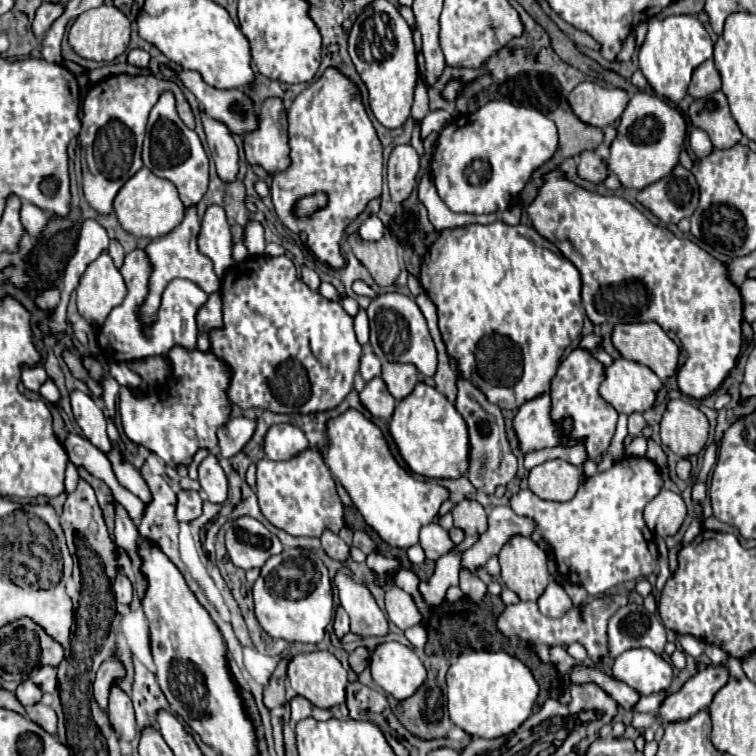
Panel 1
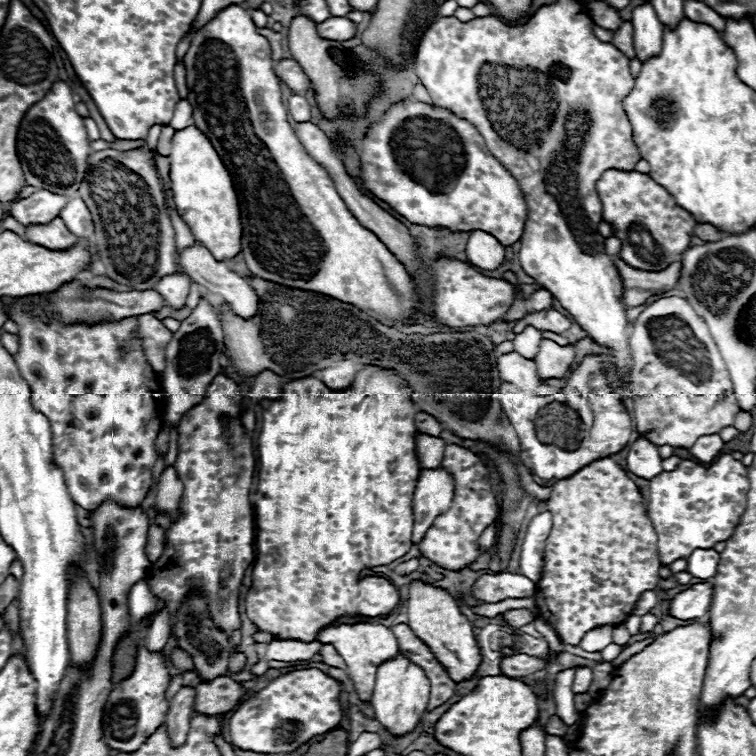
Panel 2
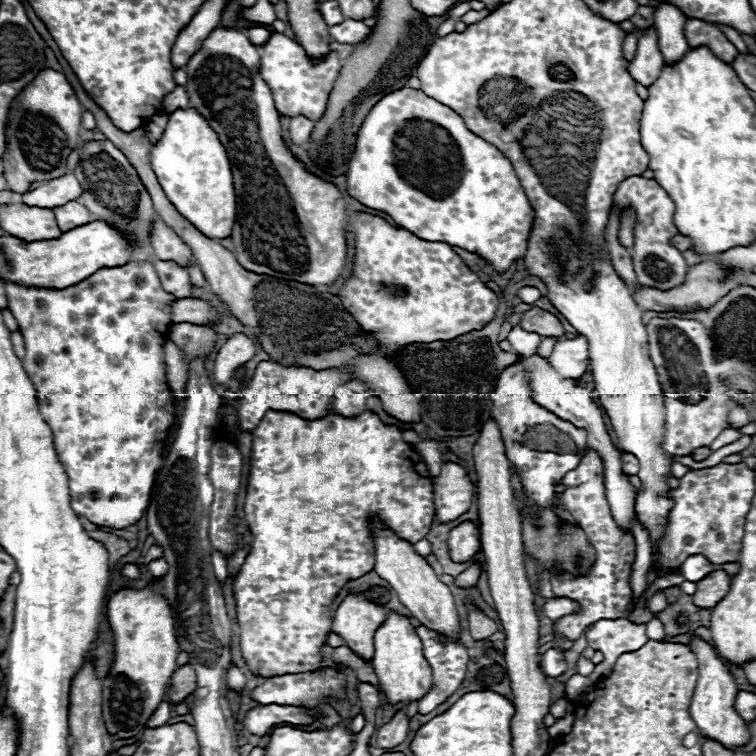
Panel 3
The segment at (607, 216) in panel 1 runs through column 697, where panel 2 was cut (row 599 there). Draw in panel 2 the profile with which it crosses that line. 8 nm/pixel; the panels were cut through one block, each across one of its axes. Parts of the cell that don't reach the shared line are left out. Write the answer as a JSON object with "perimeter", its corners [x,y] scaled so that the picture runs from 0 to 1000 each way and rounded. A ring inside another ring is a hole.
{"perimeter":[[[481,484],[468,505],[468,513],[460,519],[437,519],[426,505],[407,497],[407,503],[384,505],[376,513],[376,529],[357,532],[347,545],[347,569],[341,577],[341,648],[336,653],[339,672],[339,743],[333,751],[333,775],[325,786],[325,815],[339,825],[344,836],[354,836],[362,847],[392,847],[392,849],[415,849],[418,839],[431,831],[444,817],[460,815],[505,815],[524,804],[526,780],[511,765],[476,767],[476,757],[492,749],[508,749],[534,735],[545,722],[545,661],[553,640],[553,630],[558,624],[556,611],[550,606],[550,566],[548,550],[550,537],[545,534],[545,519],[526,503],[524,495],[503,489],[497,484]]]}

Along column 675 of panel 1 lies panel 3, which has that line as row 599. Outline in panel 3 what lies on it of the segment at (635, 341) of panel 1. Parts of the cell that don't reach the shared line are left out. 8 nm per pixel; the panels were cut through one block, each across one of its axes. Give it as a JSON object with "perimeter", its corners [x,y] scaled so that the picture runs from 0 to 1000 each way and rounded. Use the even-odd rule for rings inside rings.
{"perimeter":[[[479,780],[463,783],[442,810],[439,836],[458,847],[458,854],[484,873],[495,868],[495,836],[508,823],[508,802],[487,791]]]}

